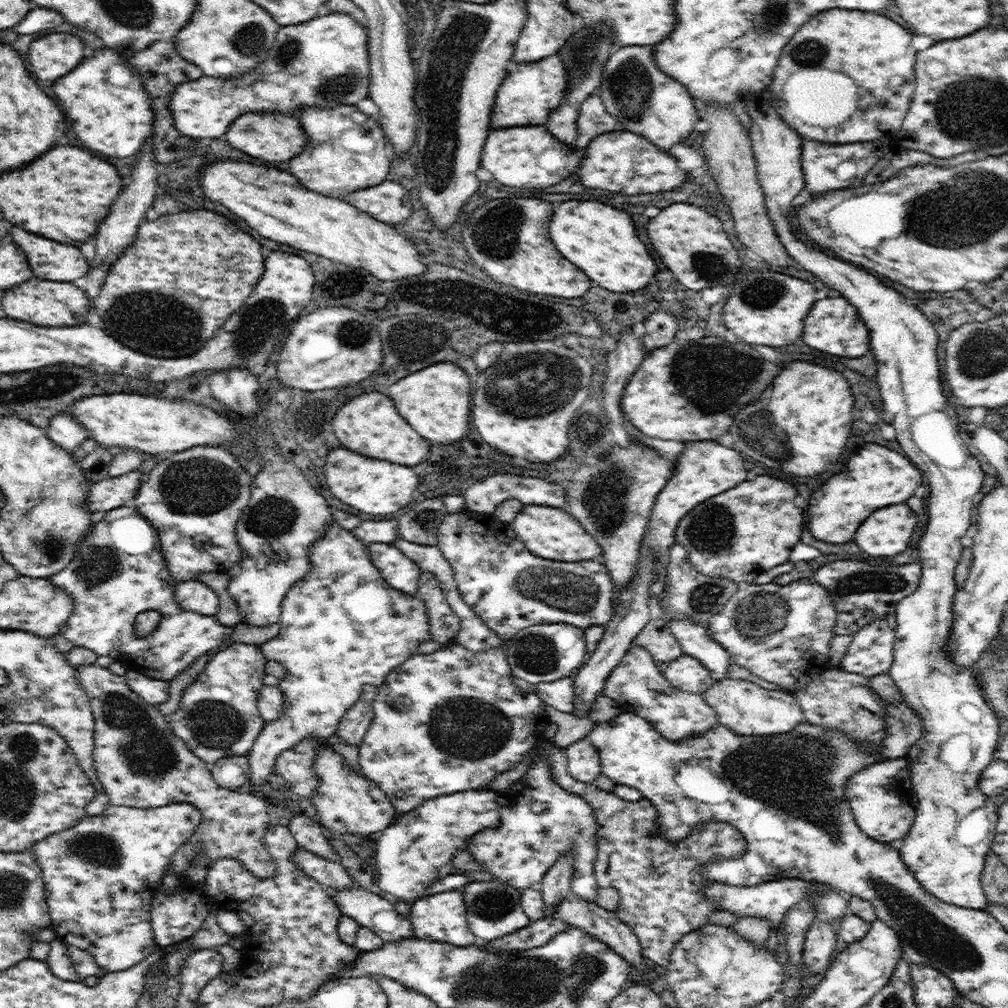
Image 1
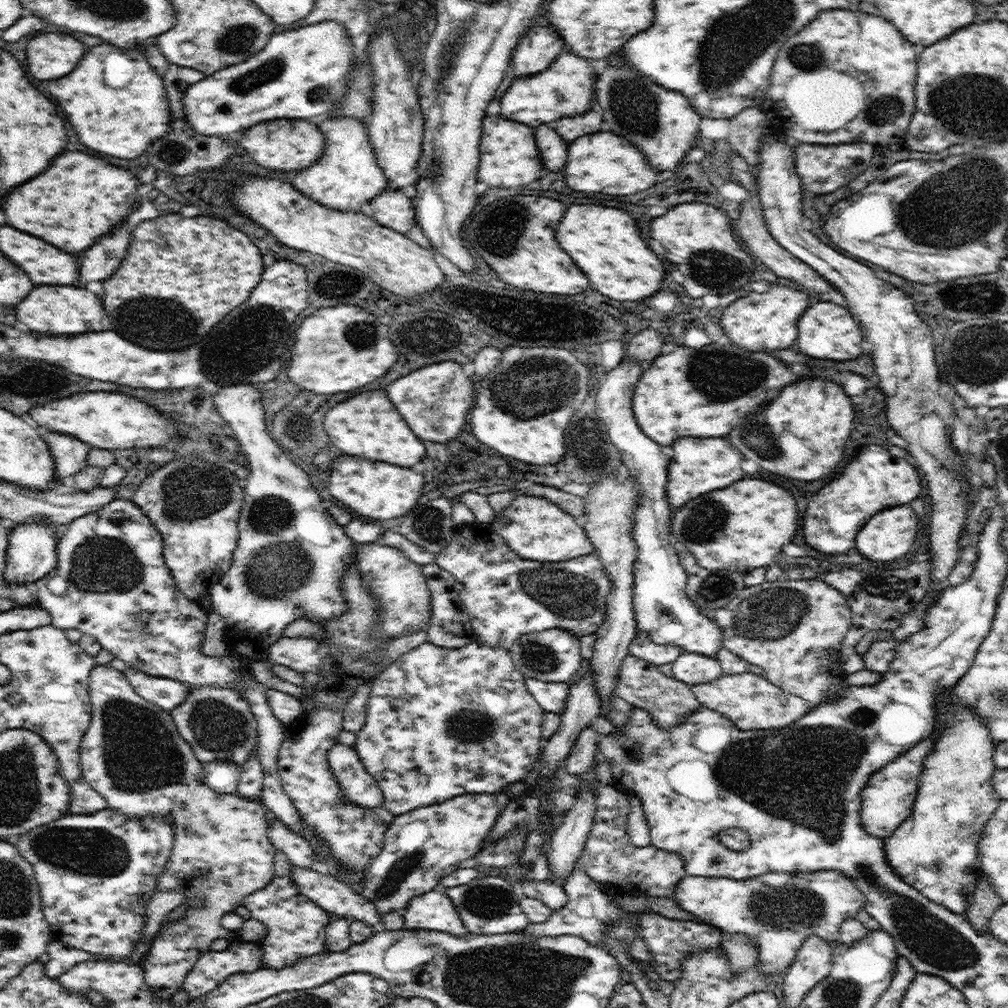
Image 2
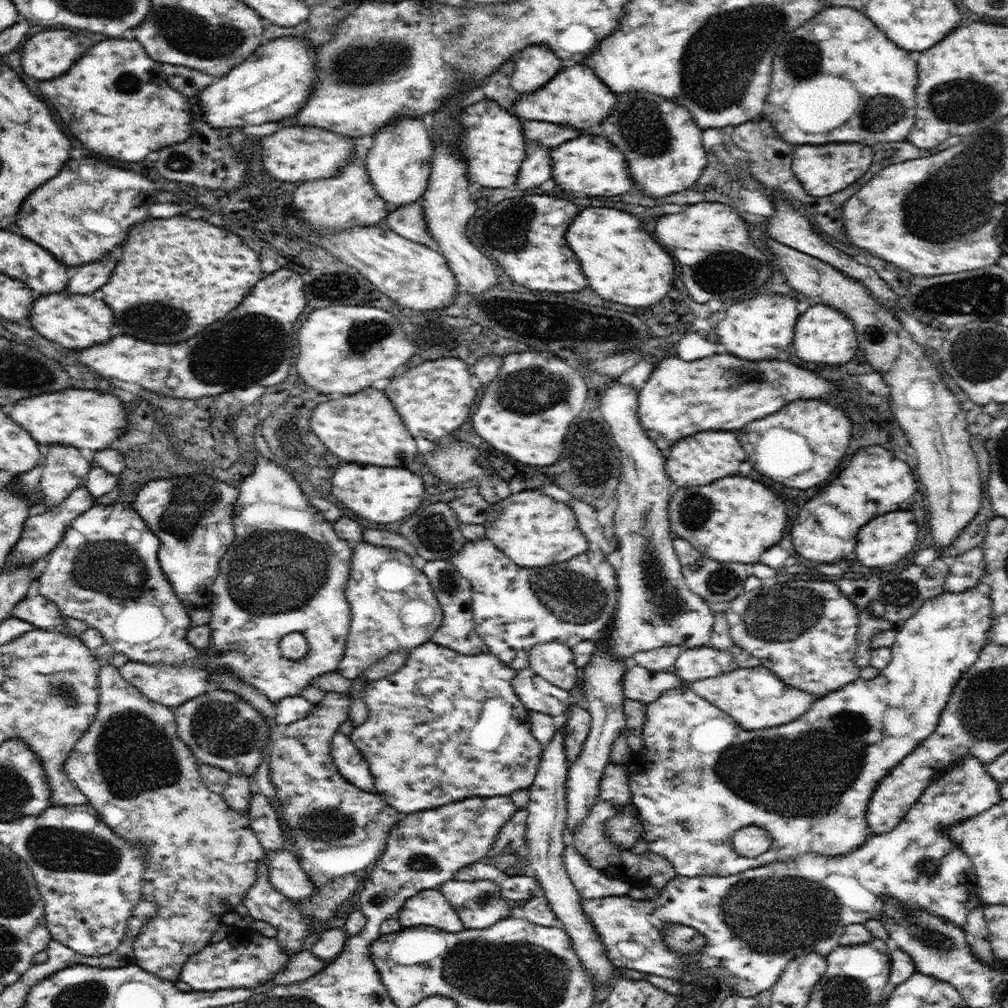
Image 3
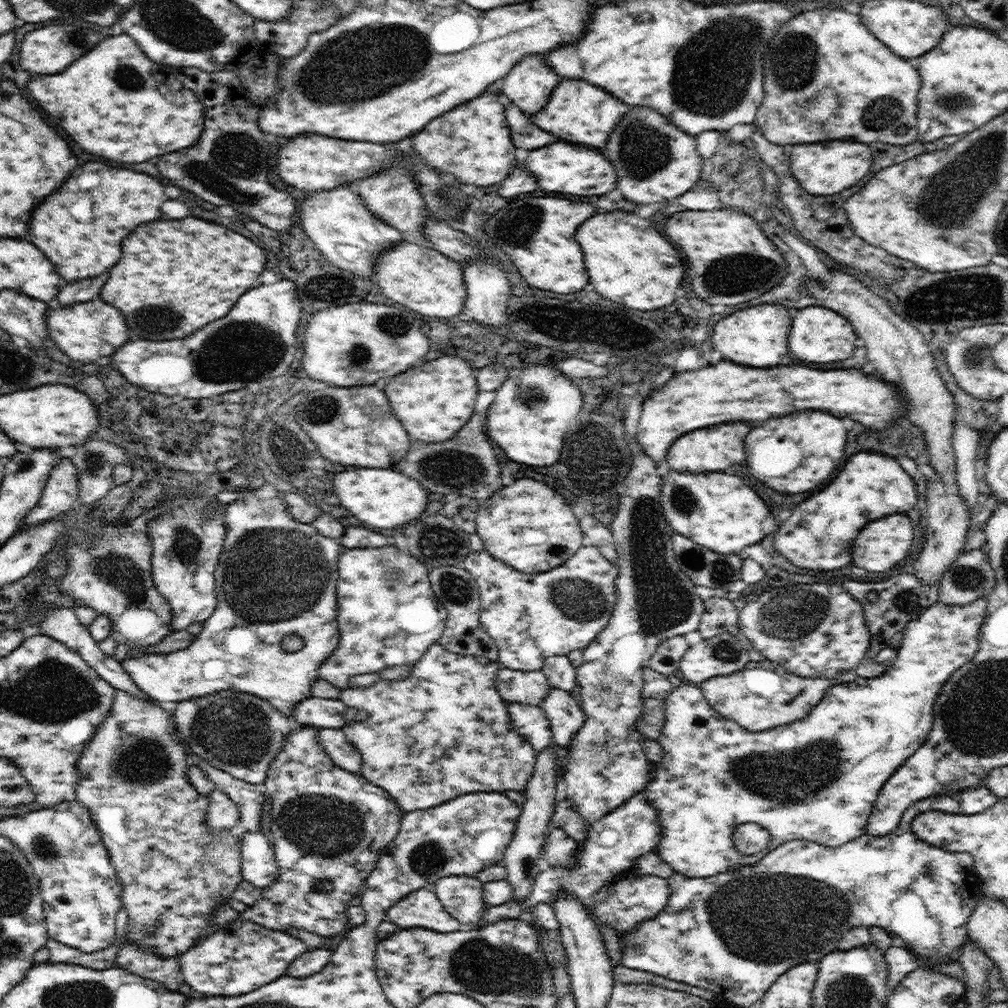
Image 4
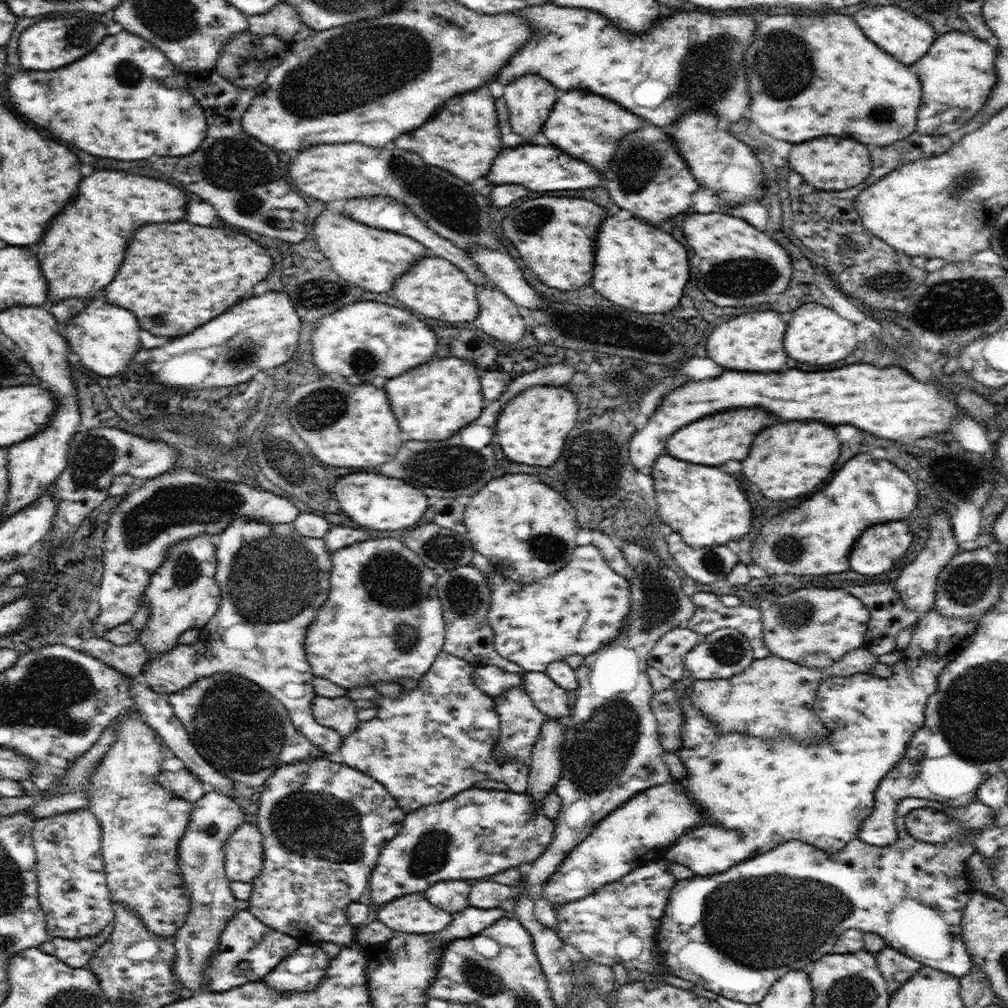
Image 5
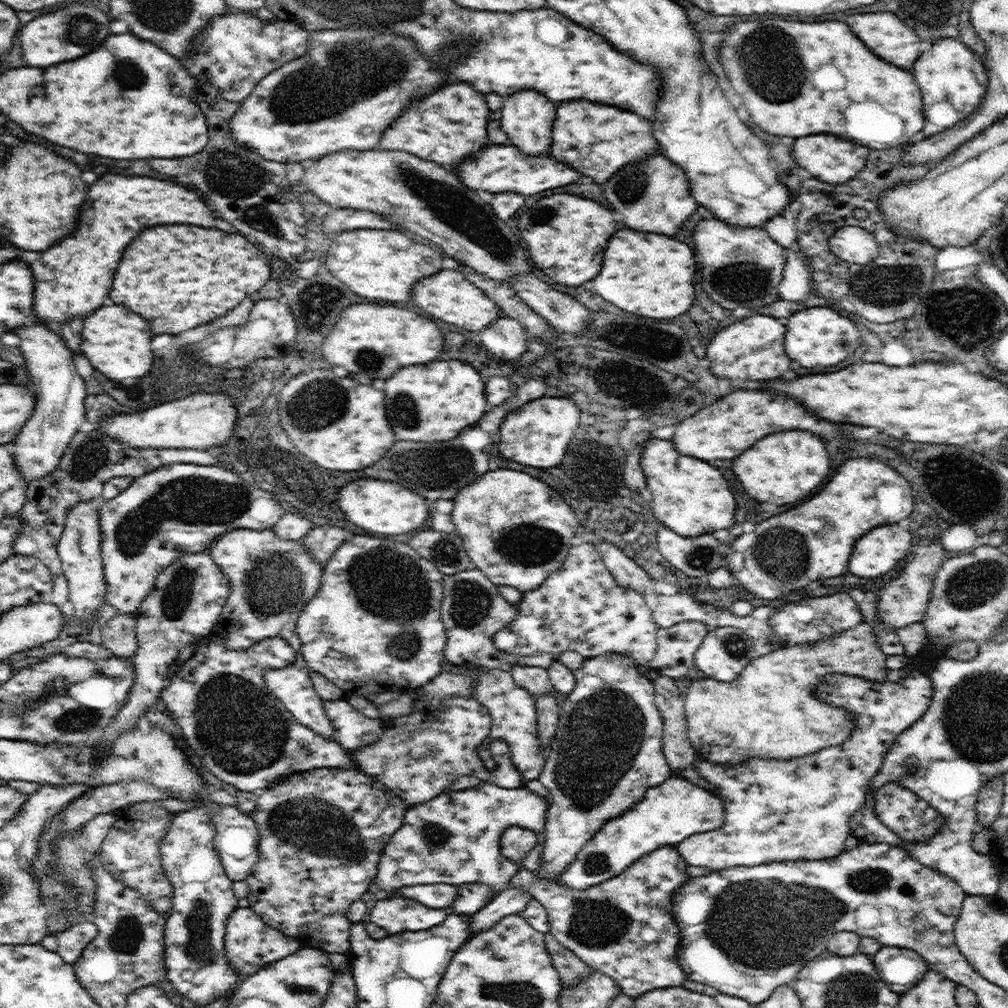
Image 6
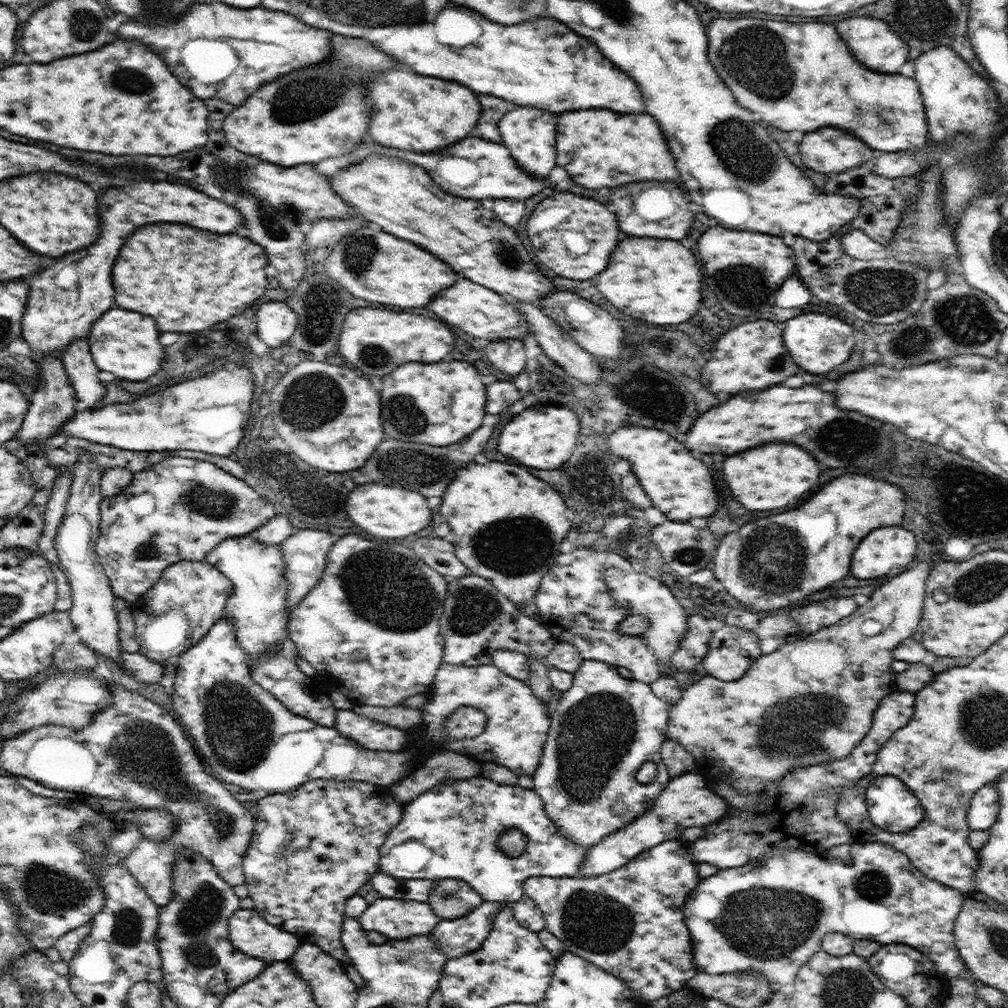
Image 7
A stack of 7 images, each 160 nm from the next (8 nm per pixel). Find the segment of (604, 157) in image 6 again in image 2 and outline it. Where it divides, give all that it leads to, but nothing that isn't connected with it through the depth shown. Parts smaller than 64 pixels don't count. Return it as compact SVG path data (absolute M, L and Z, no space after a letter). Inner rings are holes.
M572 54L560 55L544 72L518 77L511 82L502 96L500 114L528 126L540 126L552 120L576 116L592 109L593 100L598 98L592 87L598 74L584 57ZM594 74L596 77L594 77Z

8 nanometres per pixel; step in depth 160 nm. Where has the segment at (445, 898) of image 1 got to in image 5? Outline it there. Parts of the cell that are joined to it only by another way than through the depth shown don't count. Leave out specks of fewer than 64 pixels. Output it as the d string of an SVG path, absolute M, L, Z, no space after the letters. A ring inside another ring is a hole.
M423 893L400 896L381 905L377 920L394 932L430 934L444 930L453 916L434 906Z

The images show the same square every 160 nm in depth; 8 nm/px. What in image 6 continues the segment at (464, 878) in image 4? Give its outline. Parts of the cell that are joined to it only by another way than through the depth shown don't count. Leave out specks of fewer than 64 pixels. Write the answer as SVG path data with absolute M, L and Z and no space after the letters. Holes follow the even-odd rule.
M446 883L415 884L399 888L394 896L416 899L420 904L430 908L450 911L454 899L457 897L457 888L455 885Z

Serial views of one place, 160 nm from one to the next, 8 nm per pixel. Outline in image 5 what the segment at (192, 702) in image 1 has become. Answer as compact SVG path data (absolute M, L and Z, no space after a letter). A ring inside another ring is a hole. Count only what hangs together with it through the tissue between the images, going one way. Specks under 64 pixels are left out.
M217 672L217 674L213 674L212 676L206 676L202 680L197 680L192 686L183 688L178 692L173 692L169 695L168 701L171 704L175 715L180 719L180 722L189 734L190 740L194 743L198 754L200 754L204 760L207 760L218 772L223 772L229 779L236 782L237 785L245 782L250 788L258 788L259 786L266 784L266 779L271 774L274 774L274 771L276 771L277 768L280 768L282 764L298 762L304 759L319 757L320 755L326 755L328 757L328 754L325 754L325 752L316 748L310 740L308 740L306 736L294 726L294 723L289 717L287 708L278 699L274 698L268 691L263 690L262 687L254 684L251 680L240 676L239 674L234 674L233 672Z

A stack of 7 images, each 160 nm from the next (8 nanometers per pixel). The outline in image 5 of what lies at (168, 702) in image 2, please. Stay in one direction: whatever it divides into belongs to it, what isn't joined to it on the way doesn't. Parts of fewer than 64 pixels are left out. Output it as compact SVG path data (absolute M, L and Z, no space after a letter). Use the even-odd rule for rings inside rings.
M248 516L234 520L224 532L216 537L217 569L215 572L220 587L221 603L217 613L205 624L197 640L188 646L178 643L172 650L164 652L162 658L144 664L143 678L154 692L172 694L192 686L197 680L212 676L217 672L233 672L268 691L286 708L294 726L310 742L325 754L339 751L343 743L334 729L316 722L312 714L313 698L317 695L313 687L314 673L304 654L305 638L320 608L328 600L330 593L330 573L332 553L322 539L308 538L286 524L262 524Z

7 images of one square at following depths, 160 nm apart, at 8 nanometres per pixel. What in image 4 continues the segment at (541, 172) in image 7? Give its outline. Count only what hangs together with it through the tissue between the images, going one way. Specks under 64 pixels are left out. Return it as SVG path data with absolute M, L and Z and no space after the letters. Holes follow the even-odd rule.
M541 54L526 55L504 78L504 84L501 91L504 93L504 101L516 105L522 112L528 116L538 112L550 100L552 91L561 81L561 76L544 60Z

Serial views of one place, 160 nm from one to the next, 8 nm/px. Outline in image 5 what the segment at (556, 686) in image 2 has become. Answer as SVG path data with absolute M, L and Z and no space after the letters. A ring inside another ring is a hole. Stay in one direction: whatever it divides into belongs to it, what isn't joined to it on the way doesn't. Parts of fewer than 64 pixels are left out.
M477 666L473 681L482 692L488 696L500 696L513 686L523 686L523 673L511 673L504 671L499 666Z

